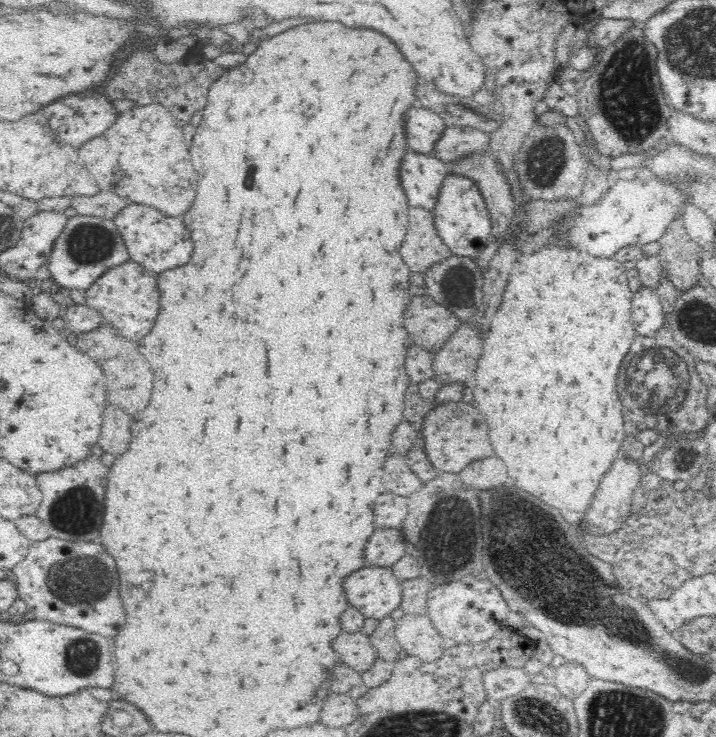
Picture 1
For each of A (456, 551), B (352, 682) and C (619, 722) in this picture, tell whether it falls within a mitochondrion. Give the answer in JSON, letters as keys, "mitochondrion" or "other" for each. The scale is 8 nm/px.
{"A":"mitochondrion","B":"other","C":"mitochondrion"}

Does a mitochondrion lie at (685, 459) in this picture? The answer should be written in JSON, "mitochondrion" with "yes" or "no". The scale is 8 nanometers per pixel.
{"mitochondrion":"no"}

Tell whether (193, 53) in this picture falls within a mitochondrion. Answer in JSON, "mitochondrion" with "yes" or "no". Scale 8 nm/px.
{"mitochondrion":"no"}

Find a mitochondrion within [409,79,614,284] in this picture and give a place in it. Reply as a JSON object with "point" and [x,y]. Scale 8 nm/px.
{"point":[545,162]}

